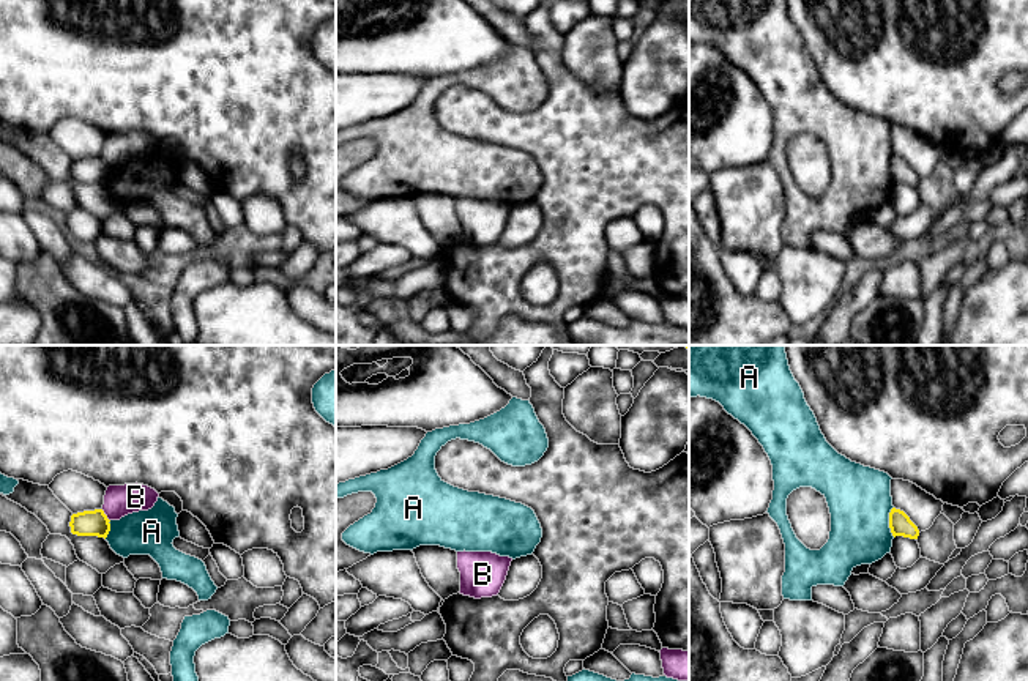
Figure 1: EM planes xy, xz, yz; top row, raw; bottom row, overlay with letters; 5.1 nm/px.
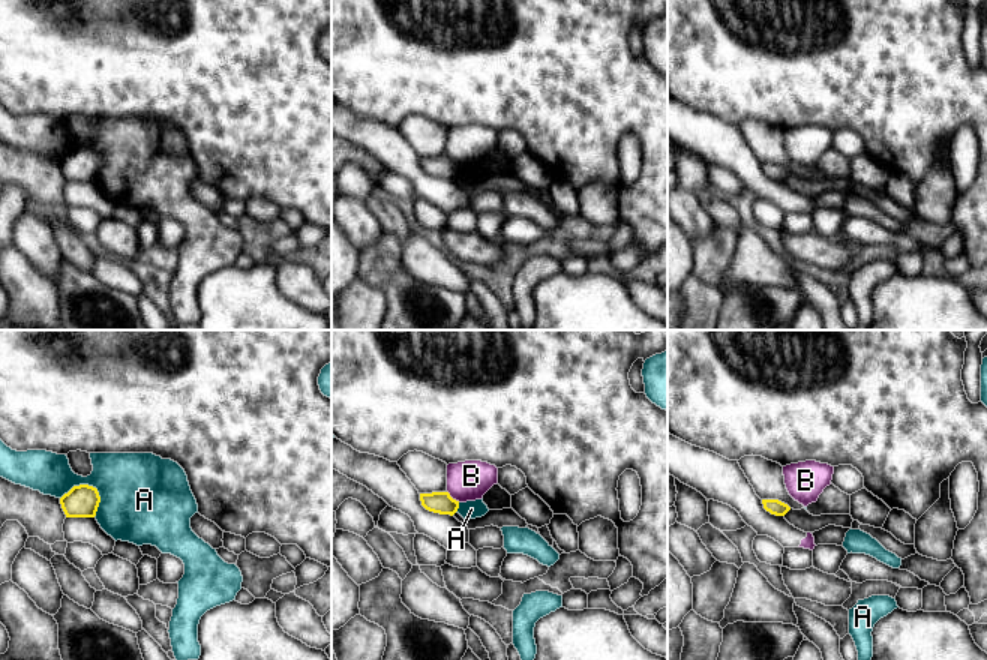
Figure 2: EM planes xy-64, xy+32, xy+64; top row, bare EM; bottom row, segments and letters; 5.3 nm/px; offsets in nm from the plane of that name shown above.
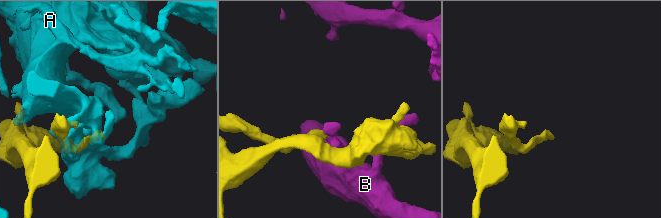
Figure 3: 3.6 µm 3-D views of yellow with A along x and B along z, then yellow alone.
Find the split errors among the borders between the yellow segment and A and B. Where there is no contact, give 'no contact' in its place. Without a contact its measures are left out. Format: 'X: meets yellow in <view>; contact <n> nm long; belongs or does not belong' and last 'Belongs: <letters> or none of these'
A: meets yellow in yz; contact 160 nm long; does not belong
B: meets yellow in xy; contact 80 nm long; does not belong
Belongs: none of these

